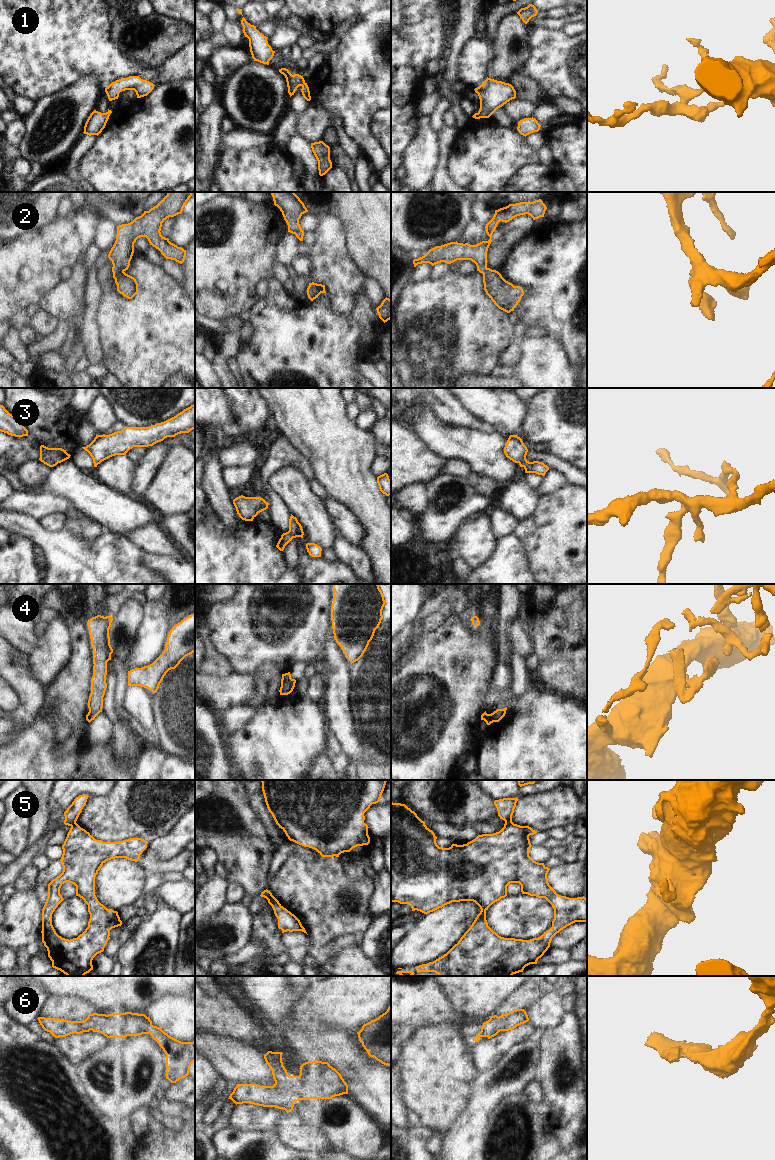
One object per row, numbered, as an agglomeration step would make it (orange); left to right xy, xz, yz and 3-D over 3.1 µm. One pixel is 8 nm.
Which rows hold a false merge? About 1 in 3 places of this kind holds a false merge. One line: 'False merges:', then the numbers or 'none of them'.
False merges: 1, 4, 5.

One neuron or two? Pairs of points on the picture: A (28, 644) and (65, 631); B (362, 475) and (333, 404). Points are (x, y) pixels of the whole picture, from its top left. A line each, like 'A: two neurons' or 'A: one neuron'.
A: two neurons
B: one neuron

